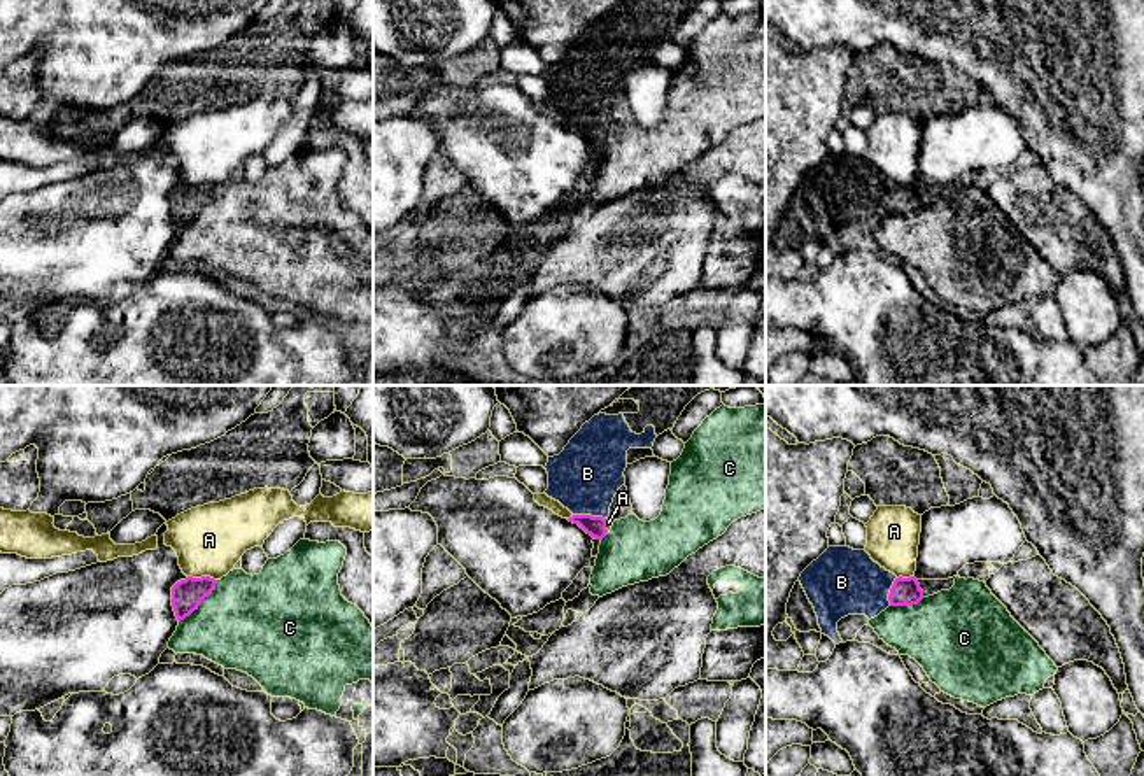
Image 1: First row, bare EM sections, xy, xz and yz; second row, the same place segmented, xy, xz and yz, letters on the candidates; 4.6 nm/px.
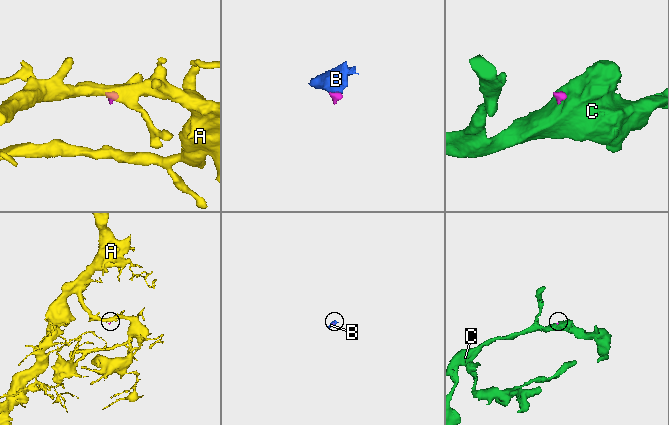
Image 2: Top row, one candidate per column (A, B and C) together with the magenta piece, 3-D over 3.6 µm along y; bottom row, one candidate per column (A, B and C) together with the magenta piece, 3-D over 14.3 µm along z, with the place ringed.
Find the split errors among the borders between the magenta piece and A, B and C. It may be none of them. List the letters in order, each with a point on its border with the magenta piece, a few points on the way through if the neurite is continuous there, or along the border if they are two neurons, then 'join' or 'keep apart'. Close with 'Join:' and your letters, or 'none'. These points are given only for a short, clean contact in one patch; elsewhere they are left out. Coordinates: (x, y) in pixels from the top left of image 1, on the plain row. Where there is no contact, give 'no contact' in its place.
A: contact xy (202, 184); border xy (188, 183), (212, 184), (216, 188); keep apart
B: contact xz (589, 123); way xz (596, 134), (589, 123), (587, 81); join
C: contact xy (200, 211); border xy (218, 188), (216, 195), (179, 230); keep apart
Join: B

